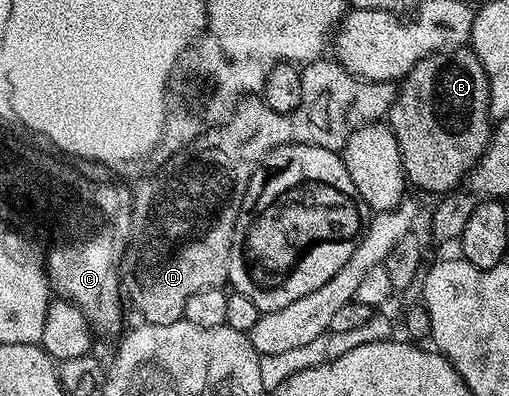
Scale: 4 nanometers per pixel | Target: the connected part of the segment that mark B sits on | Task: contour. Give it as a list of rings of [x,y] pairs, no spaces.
[[[463,45],[448,51],[438,51],[435,55],[421,59],[400,80],[398,96],[390,106],[388,126],[400,145],[400,157],[411,188],[435,191],[435,196],[438,197],[454,190],[464,176],[482,160],[492,134],[490,86],[478,54],[469,46]]]

